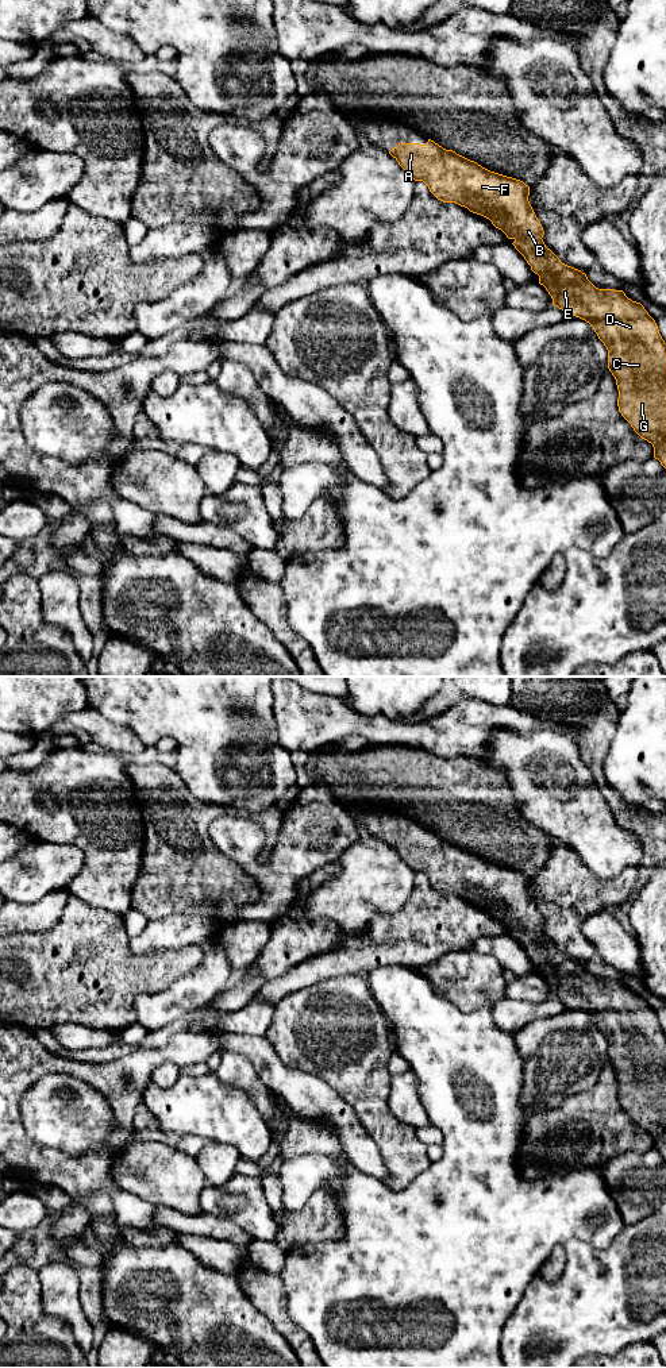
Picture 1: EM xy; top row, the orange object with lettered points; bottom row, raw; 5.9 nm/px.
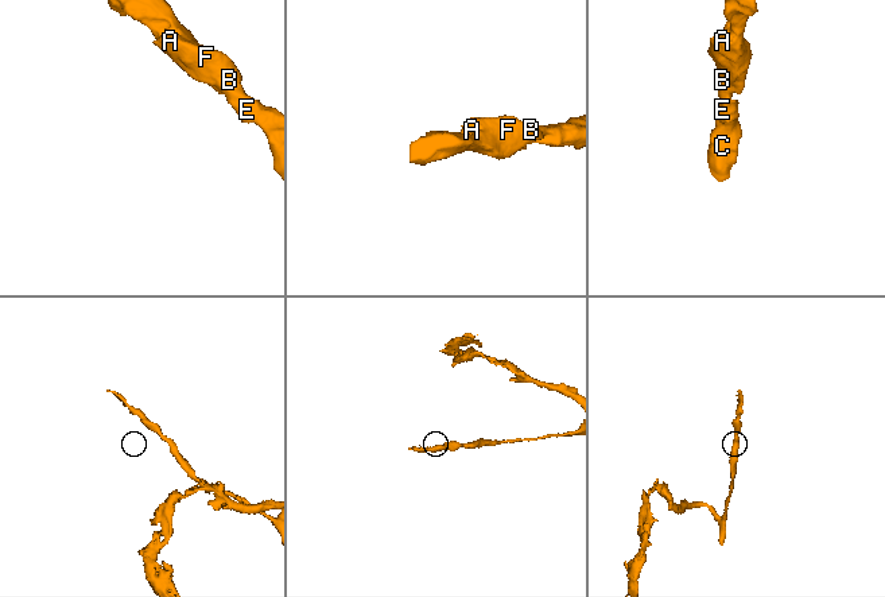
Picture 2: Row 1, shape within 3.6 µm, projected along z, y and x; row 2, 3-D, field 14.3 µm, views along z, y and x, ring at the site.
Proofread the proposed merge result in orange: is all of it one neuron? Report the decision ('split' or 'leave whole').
leave whole

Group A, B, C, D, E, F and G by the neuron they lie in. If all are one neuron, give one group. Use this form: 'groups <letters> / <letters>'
groups A B C D E F G

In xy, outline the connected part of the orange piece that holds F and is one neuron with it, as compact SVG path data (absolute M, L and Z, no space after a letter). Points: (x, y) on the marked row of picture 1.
M428 139L426 144L400 142L389 154L415 181L423 181L438 200L443 203L455 203L473 213L489 219L508 239L513 239L515 242L512 244L524 257L531 270L539 275L539 284L543 285L551 296L553 305L562 309L567 317L580 317L593 327L598 339L608 350L608 369L615 377L619 390L619 412L642 439L652 444L654 458L666 469L666 343L659 334L655 320L648 315L644 307L628 298L623 290L596 288L585 273L562 263L561 259L546 247L542 239L544 235L543 227L528 201L530 186L523 181L490 172L453 150L443 149L431 139Z

